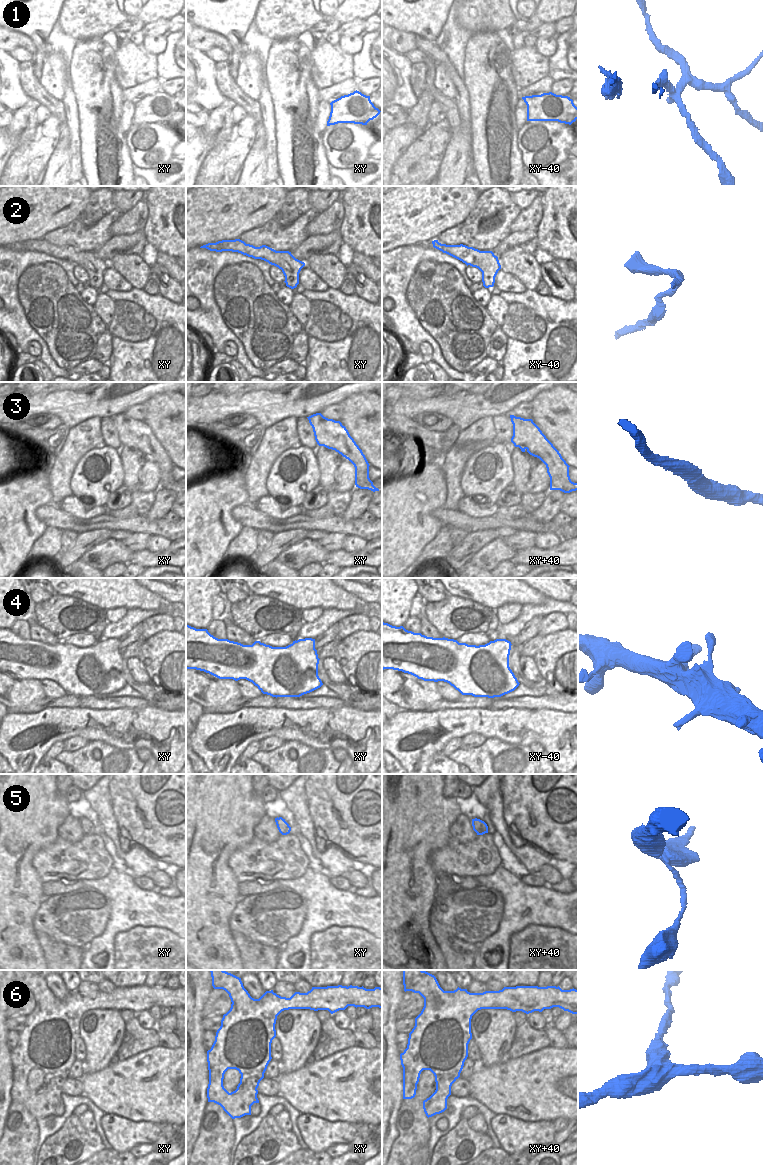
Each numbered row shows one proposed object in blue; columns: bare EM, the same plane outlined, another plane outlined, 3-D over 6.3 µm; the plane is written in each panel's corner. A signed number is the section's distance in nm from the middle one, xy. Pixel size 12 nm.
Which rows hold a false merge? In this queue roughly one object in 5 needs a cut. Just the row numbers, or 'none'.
1, 5

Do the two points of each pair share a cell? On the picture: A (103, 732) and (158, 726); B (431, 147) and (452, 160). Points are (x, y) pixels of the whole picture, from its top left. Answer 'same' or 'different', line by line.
A: same
B: different

